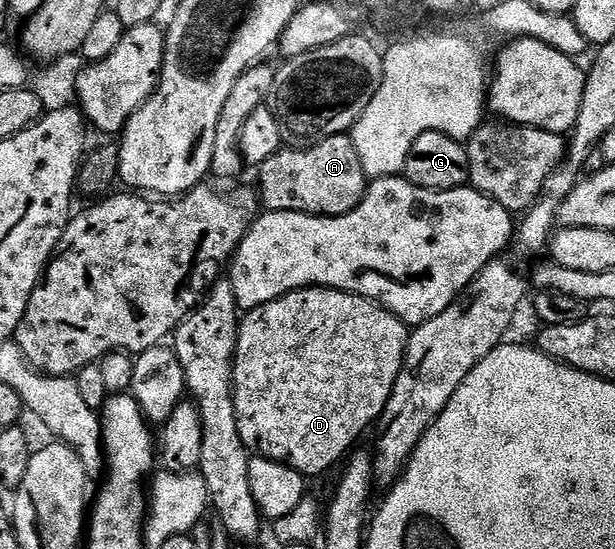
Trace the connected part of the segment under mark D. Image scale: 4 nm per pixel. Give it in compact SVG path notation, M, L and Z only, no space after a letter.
M317 287L297 289L294 293L284 295L272 303L264 303L260 307L249 310L241 318L238 326L238 342L234 352L234 406L236 423L240 427L240 439L251 454L279 461L307 478L313 479L317 473L328 472L338 460L341 462L357 446L354 444L357 443L358 436L370 424L371 428L381 418L384 407L392 395L392 387L402 370L407 340L408 327L395 313L390 313L378 302L369 301L367 297L357 297L355 293L342 293L338 289Z

